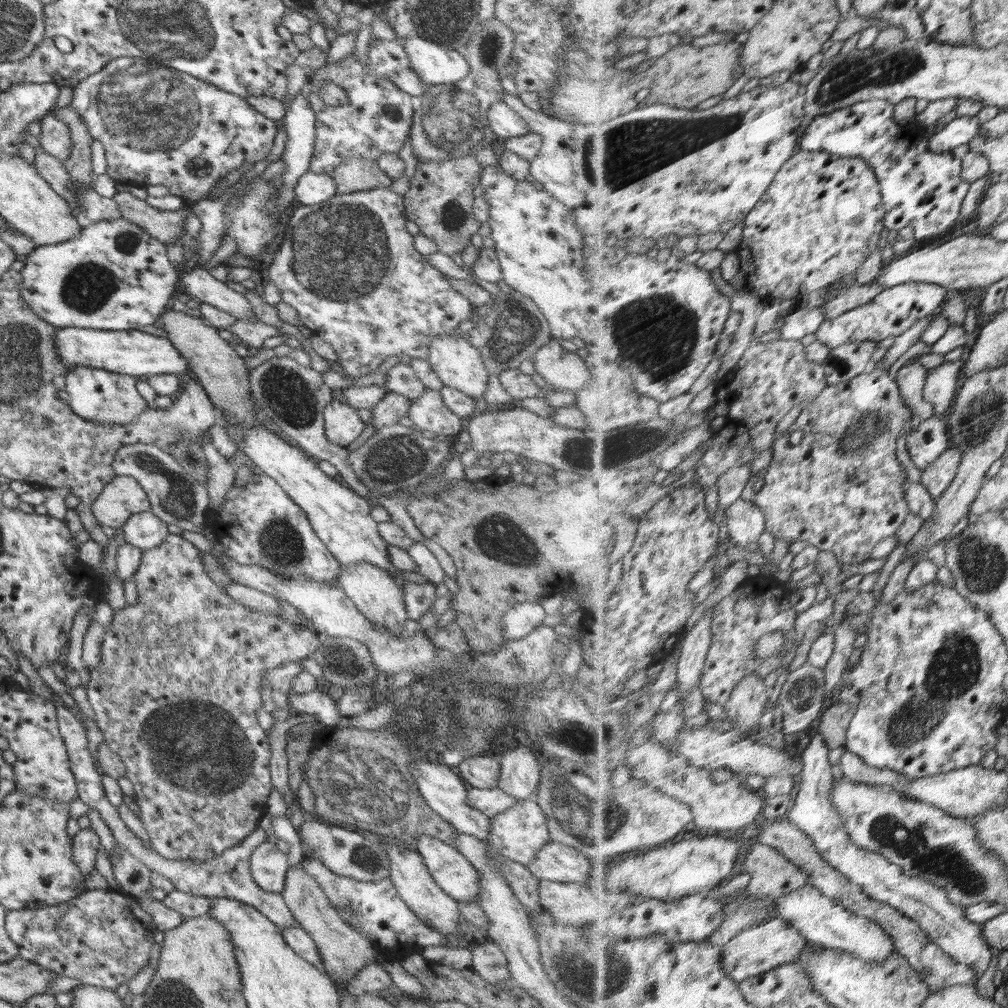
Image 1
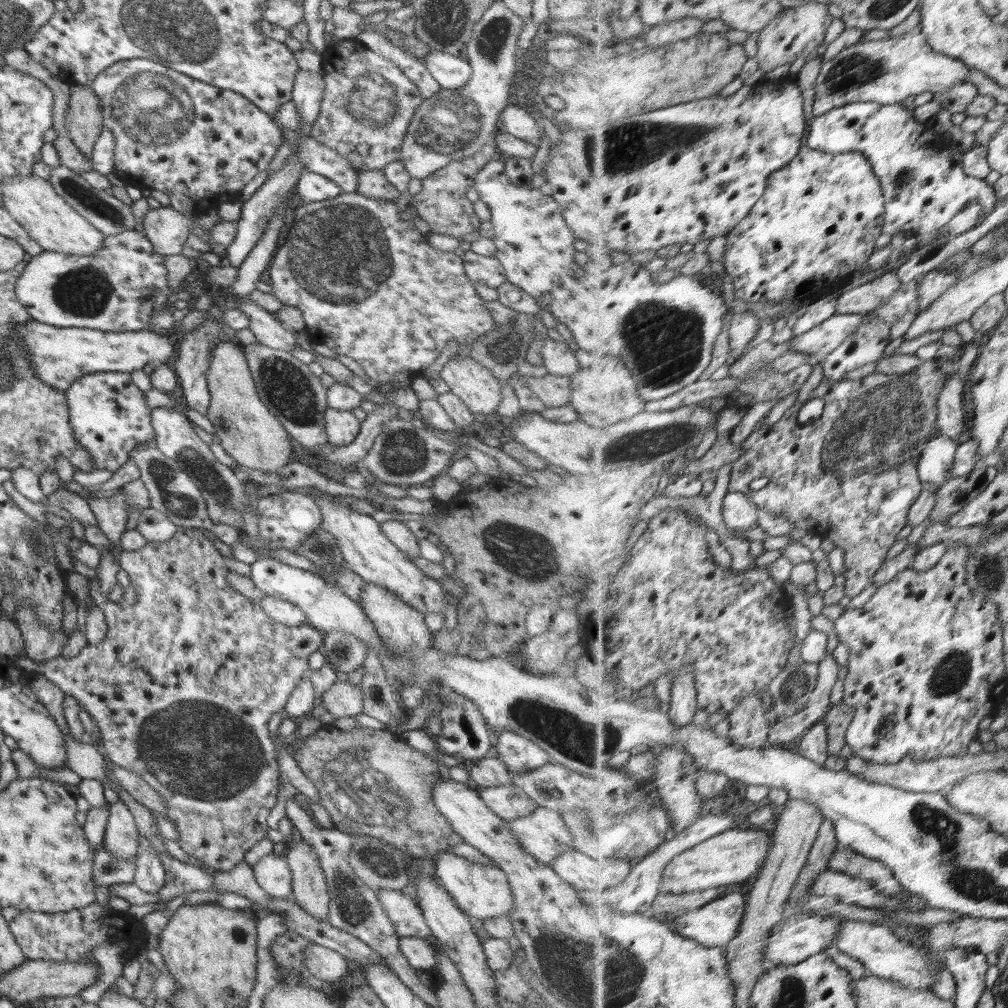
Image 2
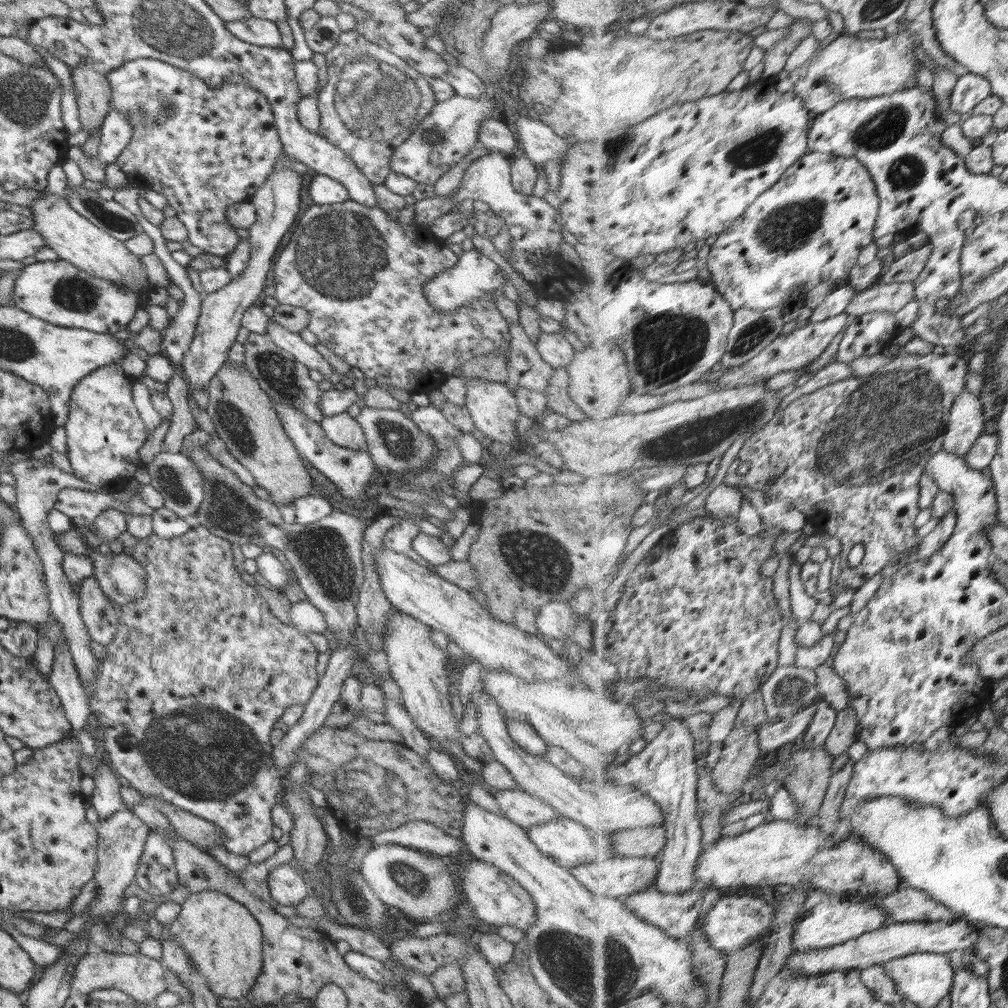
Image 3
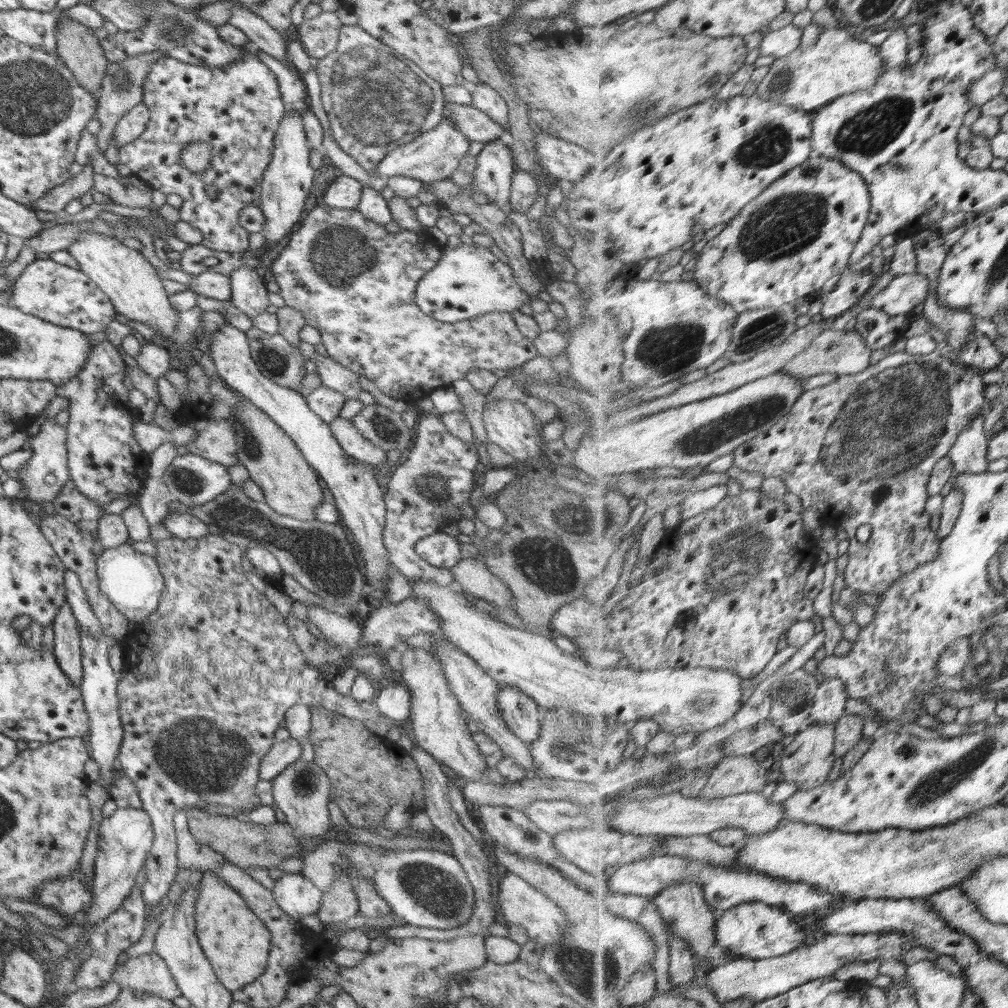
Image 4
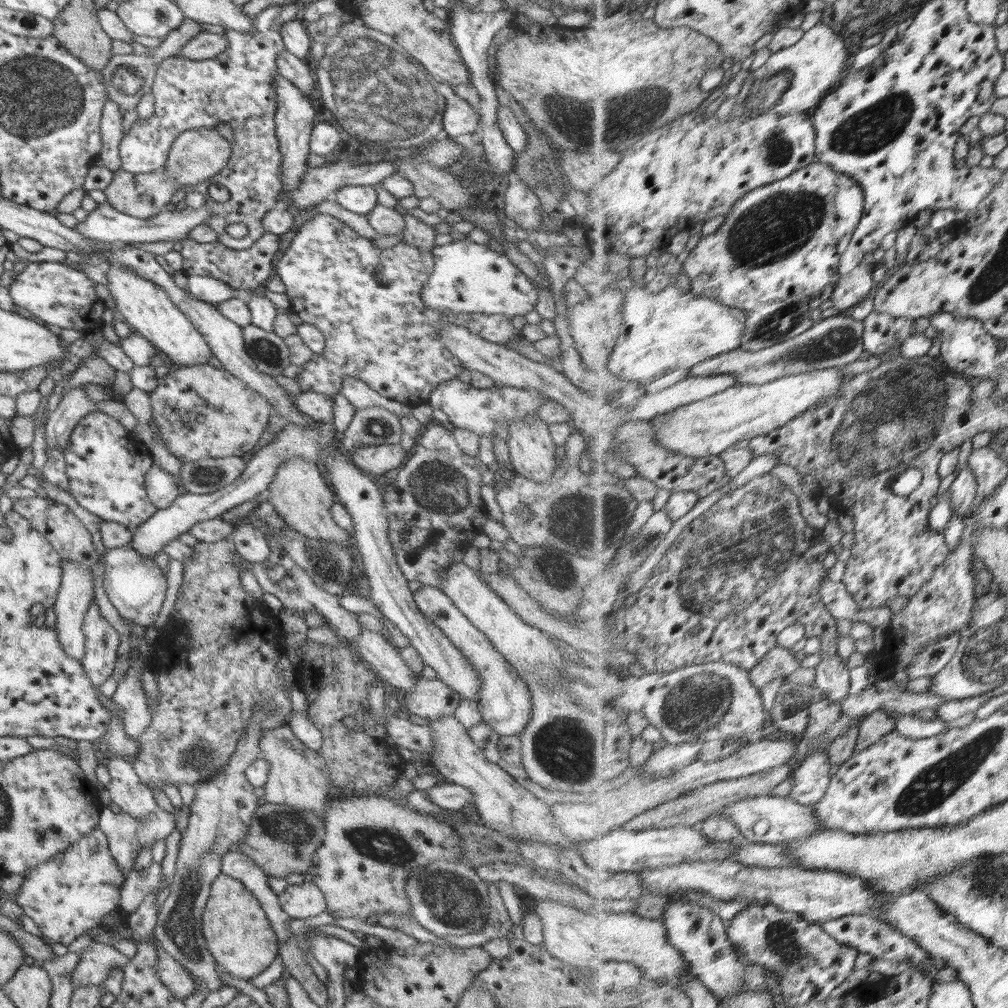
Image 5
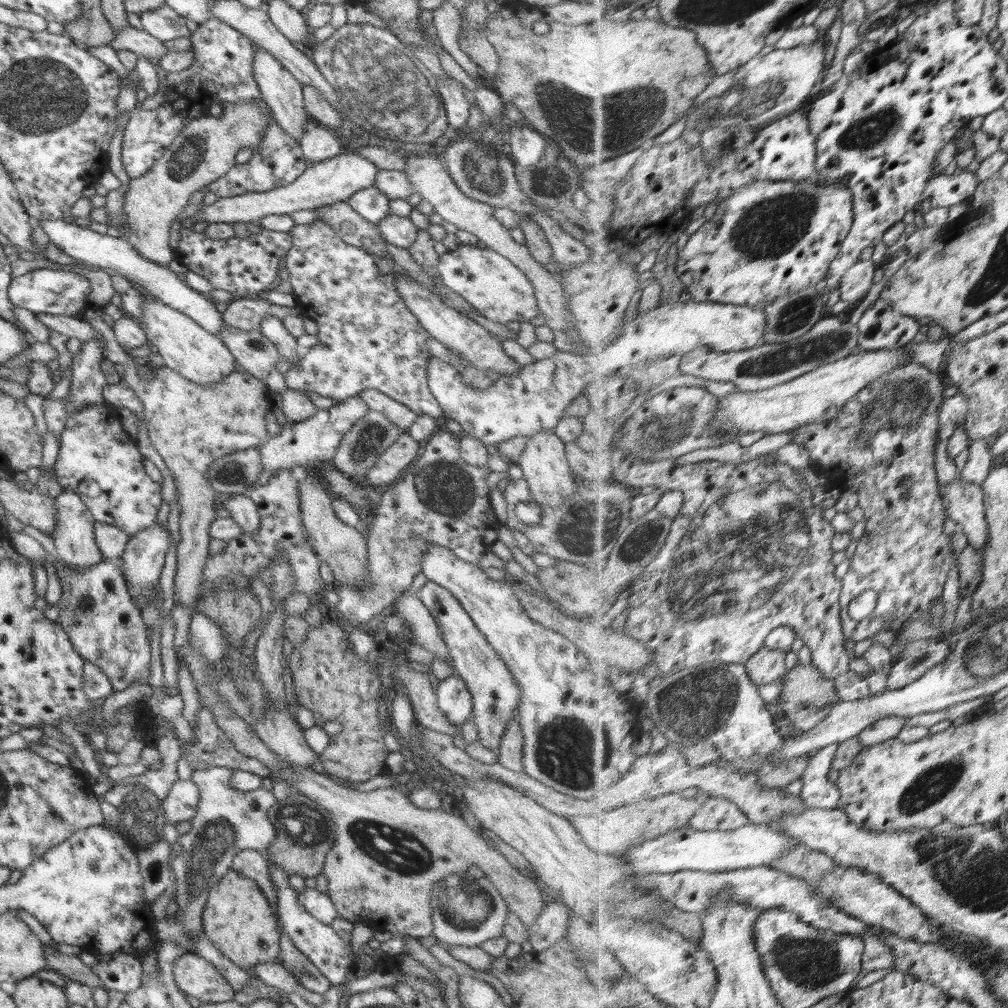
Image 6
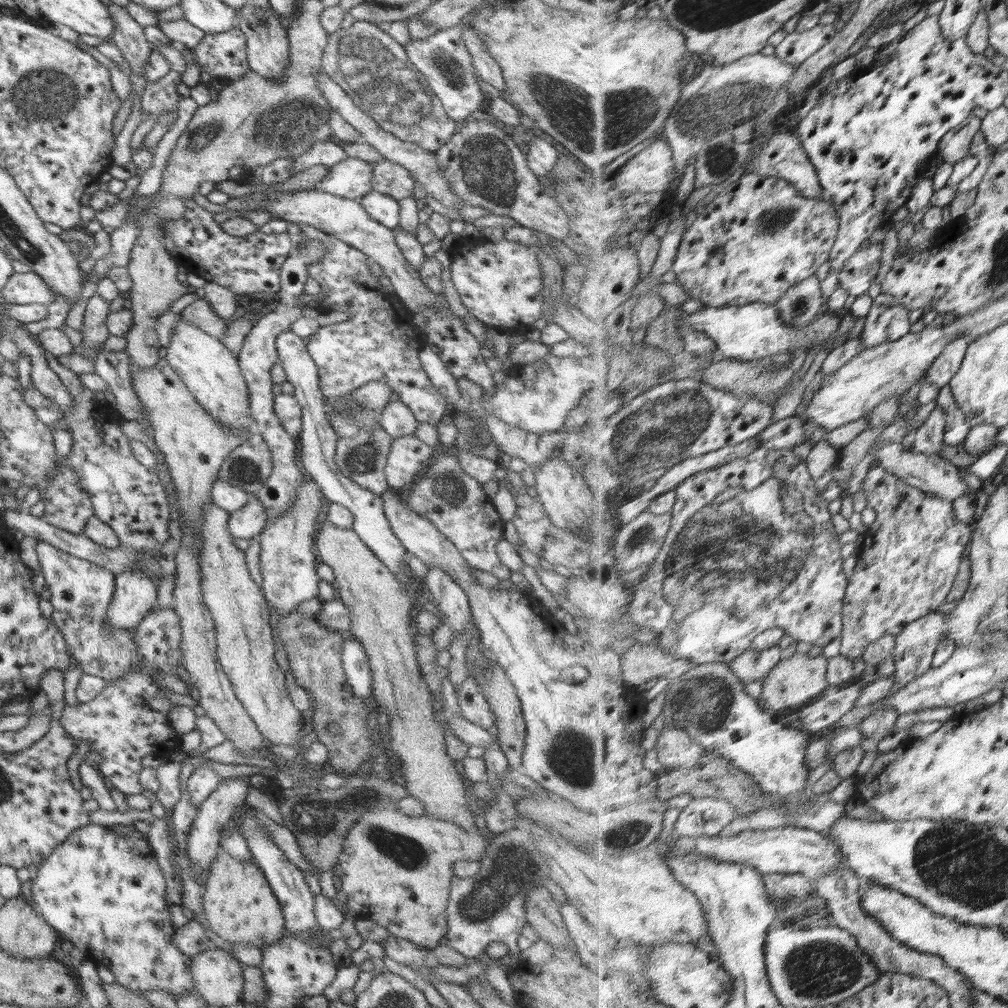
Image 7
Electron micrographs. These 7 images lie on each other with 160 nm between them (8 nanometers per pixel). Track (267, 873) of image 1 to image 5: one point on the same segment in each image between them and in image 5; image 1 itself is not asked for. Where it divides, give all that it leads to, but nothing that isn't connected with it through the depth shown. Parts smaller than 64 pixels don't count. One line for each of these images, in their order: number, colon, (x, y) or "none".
2: (272, 873)
3: (288, 887)
4: (297, 896)
5: (298, 901)

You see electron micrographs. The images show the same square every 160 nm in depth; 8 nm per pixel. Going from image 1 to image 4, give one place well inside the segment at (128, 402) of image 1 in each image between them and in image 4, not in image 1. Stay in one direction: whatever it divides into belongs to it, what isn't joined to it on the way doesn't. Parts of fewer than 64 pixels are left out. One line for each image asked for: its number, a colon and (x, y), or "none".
2: (109, 417)
3: (104, 431)
4: (104, 459)

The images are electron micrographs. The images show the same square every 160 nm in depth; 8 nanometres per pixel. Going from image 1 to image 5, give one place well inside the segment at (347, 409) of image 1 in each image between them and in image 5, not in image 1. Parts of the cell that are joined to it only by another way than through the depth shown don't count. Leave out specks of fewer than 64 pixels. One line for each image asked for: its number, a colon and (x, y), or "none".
2: (342, 427)
3: (342, 429)
4: (351, 441)
5: (375, 460)

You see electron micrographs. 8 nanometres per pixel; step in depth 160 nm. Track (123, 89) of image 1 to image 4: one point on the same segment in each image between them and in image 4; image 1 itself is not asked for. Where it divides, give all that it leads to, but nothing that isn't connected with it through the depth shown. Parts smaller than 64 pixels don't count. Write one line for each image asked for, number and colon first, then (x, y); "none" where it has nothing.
2: (201, 145)
3: (204, 149)
4: (236, 109)

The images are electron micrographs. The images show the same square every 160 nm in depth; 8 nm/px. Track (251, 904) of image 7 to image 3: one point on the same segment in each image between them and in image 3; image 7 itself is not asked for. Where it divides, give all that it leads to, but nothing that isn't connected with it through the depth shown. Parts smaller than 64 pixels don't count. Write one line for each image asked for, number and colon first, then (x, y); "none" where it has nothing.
3: (224, 941)
4: (236, 942)
5: (239, 935)
6: (237, 918)

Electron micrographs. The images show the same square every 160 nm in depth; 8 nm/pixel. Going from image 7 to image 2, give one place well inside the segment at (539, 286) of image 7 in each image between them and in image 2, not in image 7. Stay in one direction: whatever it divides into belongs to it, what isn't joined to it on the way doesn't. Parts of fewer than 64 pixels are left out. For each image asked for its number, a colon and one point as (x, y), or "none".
2: (479, 269)
3: (474, 277)
4: (468, 281)
5: (468, 278)
6: (494, 286)

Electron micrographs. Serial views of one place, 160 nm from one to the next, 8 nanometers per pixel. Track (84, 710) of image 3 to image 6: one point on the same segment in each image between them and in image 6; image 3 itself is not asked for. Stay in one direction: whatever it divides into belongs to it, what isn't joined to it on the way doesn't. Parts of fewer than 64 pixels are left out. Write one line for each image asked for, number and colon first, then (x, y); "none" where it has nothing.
4: (67, 651)
5: (76, 593)
6: (75, 544)

